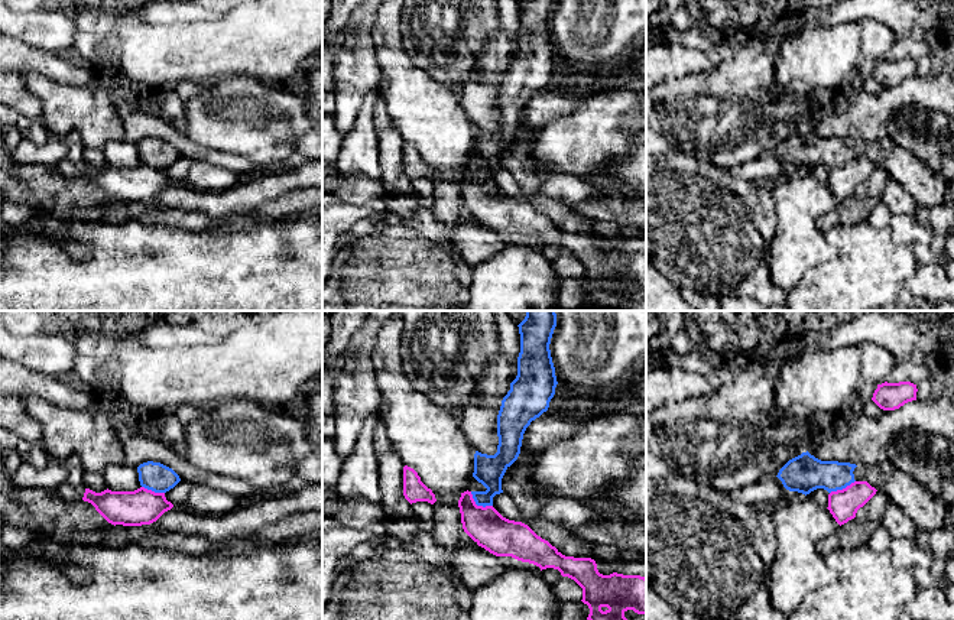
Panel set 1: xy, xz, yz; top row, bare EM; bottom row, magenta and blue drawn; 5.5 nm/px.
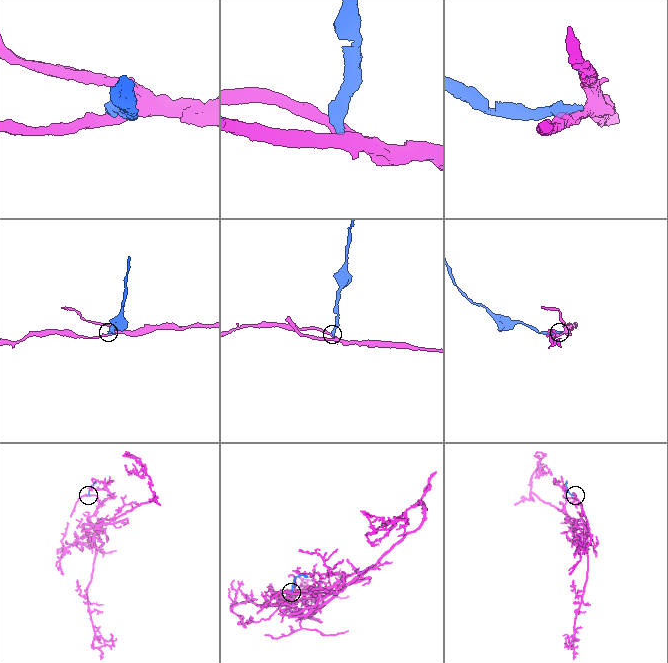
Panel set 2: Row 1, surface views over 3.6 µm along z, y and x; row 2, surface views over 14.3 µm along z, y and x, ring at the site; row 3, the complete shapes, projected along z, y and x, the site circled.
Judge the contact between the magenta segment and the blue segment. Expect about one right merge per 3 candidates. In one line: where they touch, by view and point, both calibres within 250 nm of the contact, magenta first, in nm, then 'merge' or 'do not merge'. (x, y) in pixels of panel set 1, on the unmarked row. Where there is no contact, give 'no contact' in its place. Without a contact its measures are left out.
contact xz (479, 182); calibres 220 and 170 nm; do not merge

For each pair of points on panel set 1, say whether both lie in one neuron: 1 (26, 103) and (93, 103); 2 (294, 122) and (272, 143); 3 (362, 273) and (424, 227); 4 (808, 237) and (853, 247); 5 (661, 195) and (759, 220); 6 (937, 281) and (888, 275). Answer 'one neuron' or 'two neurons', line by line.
1: two neurons
2: one neuron
3: one neuron
4: two neurons
5: one neuron
6: two neurons

